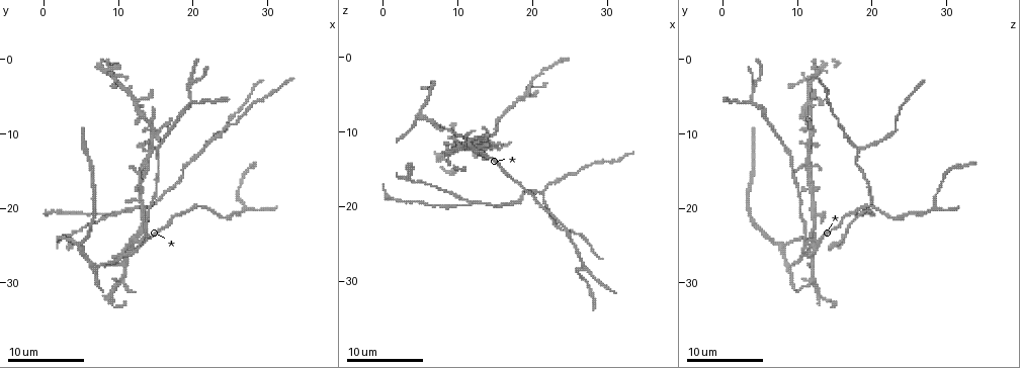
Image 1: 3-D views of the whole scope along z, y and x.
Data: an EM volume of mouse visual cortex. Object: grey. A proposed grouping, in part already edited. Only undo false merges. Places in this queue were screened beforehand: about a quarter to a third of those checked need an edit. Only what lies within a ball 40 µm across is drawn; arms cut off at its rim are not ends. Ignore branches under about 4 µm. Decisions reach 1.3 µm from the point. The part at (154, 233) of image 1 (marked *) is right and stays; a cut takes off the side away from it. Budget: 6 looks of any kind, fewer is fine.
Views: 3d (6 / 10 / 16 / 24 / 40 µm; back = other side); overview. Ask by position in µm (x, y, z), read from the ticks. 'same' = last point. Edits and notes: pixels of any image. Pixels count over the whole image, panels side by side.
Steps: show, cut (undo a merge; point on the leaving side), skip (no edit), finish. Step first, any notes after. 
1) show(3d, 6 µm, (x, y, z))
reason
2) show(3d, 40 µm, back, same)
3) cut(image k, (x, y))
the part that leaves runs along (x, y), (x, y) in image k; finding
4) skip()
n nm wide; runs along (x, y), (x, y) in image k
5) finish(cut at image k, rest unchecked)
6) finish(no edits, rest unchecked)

show(3d, 6 µm, (21.5, 12.0, 18.0))
thin arm on a thick one

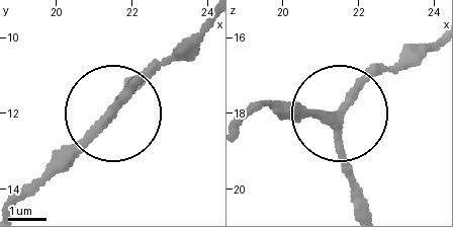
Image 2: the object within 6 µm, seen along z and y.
skip()
3 arms; runs along (243, 125), (272, 105), (336, 118), (359, 209) in image 2; all the same neuron

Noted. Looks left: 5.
show(3d, 10 µm, (19.5, 6.0, 5.0))
three arms meet

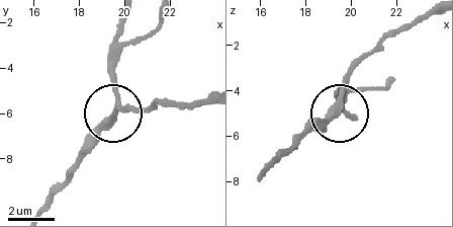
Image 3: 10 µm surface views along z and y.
skip()
3 arms; continuous, no second neuron

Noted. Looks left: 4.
show(3d, 10 µm, (11.5, 26.5, 11.0))
three arms meet

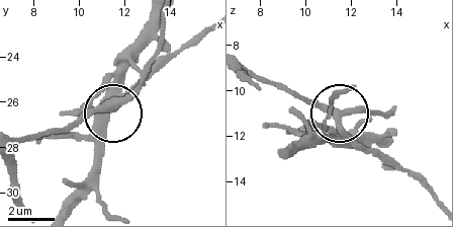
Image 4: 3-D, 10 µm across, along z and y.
skip()
runs along (414, 178), (374, 157), (340, 117), (346, 110), (378, 110) in image 4; one neuron here

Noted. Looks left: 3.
finish(no edits, rest unchecked)

